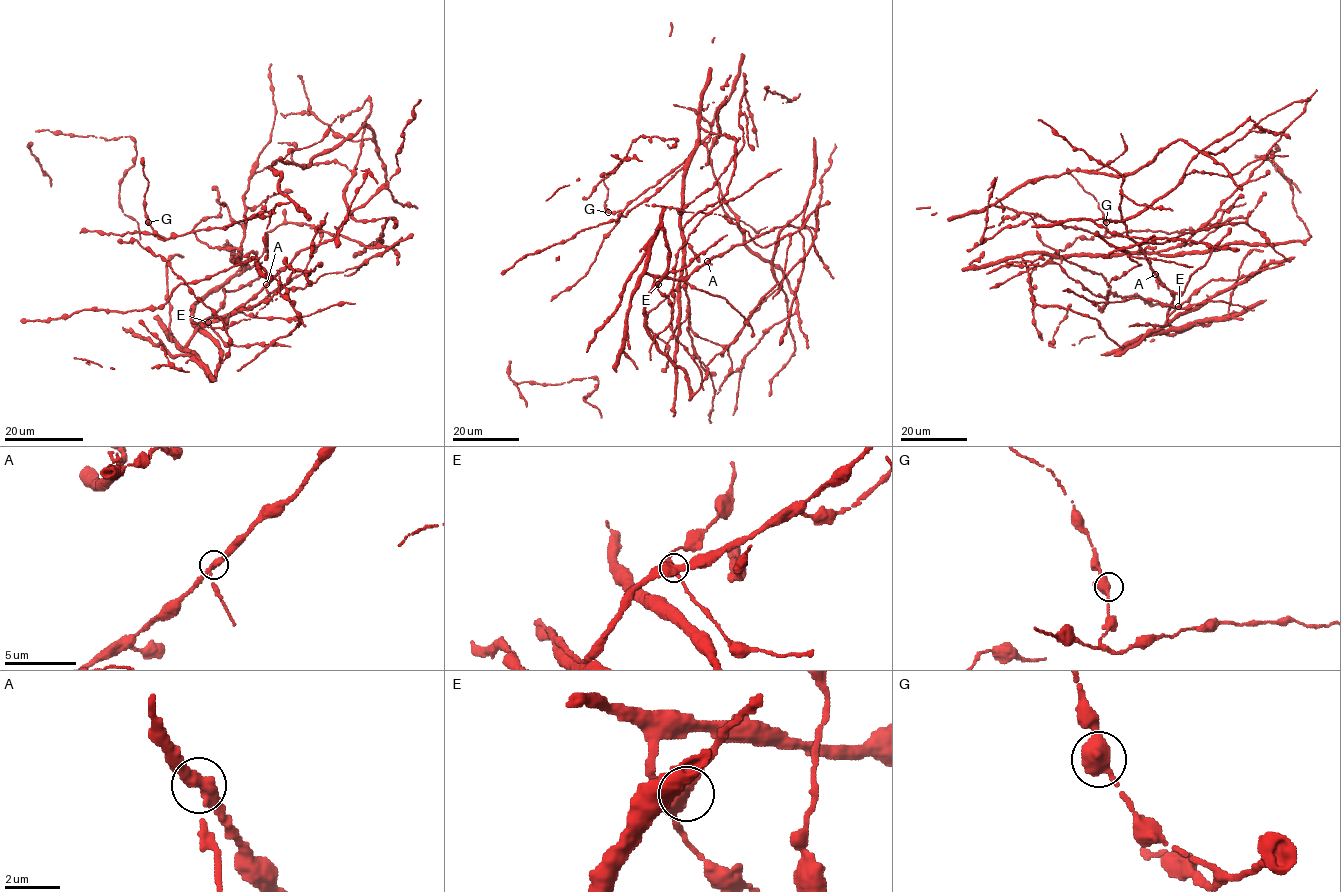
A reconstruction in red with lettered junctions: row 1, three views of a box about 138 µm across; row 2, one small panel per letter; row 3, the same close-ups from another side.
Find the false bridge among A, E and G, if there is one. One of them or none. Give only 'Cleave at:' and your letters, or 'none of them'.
Cleave at: none of them

